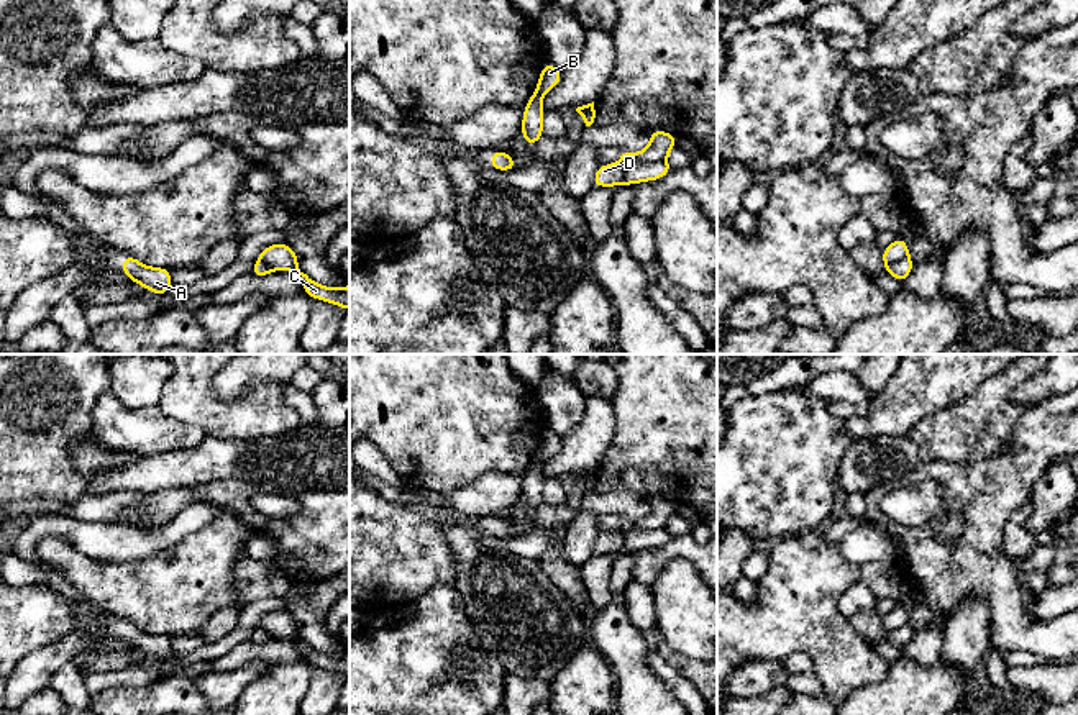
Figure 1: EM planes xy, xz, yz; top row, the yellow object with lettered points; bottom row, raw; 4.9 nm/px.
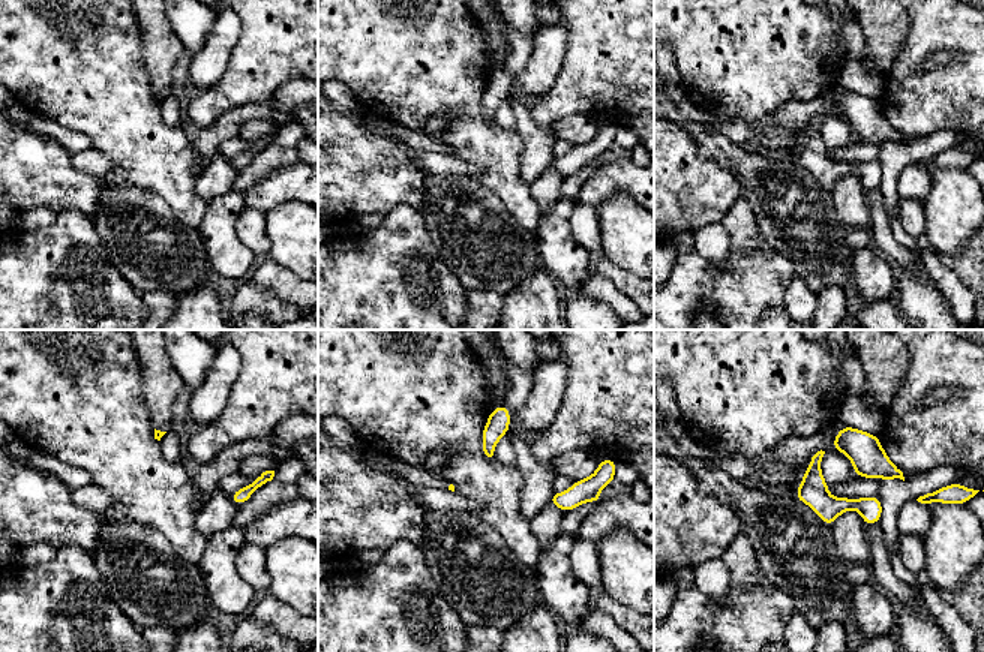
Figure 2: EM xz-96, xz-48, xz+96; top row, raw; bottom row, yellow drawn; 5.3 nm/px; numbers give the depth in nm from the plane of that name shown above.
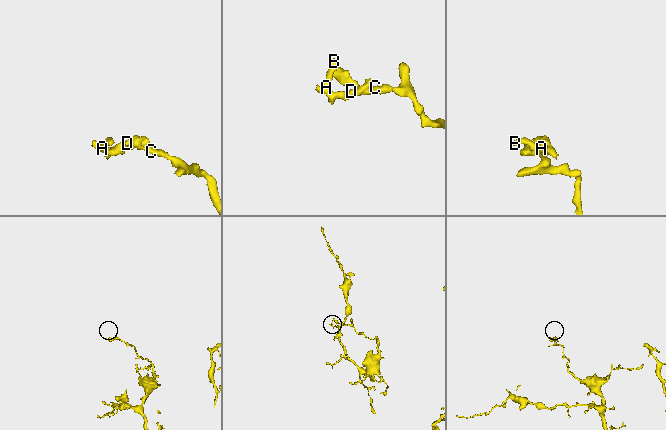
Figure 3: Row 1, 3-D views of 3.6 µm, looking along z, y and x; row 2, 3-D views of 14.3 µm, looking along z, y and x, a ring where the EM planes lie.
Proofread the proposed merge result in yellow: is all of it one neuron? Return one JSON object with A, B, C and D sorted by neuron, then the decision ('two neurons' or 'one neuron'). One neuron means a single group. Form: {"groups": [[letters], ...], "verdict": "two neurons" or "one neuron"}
{"groups": [["A", "B", "D"], ["C"]], "verdict": "two neurons"}

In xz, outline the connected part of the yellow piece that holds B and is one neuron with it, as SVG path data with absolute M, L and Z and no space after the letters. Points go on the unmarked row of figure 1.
M546 428L546 431L540 439L538 451L530 467L523 474L523 487L520 492L520 499L523 502L523 508L527 513L535 513L541 507L543 482L545 482L541 467L551 456L560 453L561 446L563 446L563 438L560 438L555 431Z

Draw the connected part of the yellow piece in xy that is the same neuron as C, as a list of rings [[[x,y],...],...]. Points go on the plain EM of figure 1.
[[[299,636],[290,638],[297,643],[302,656],[310,666],[323,667],[327,671],[338,672],[349,677],[349,653],[343,653],[340,656],[330,656],[327,653],[317,651],[307,641],[300,640]]]

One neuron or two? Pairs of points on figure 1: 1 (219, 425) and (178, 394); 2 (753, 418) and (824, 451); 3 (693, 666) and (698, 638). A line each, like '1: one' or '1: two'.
1: one
2: one
3: two

